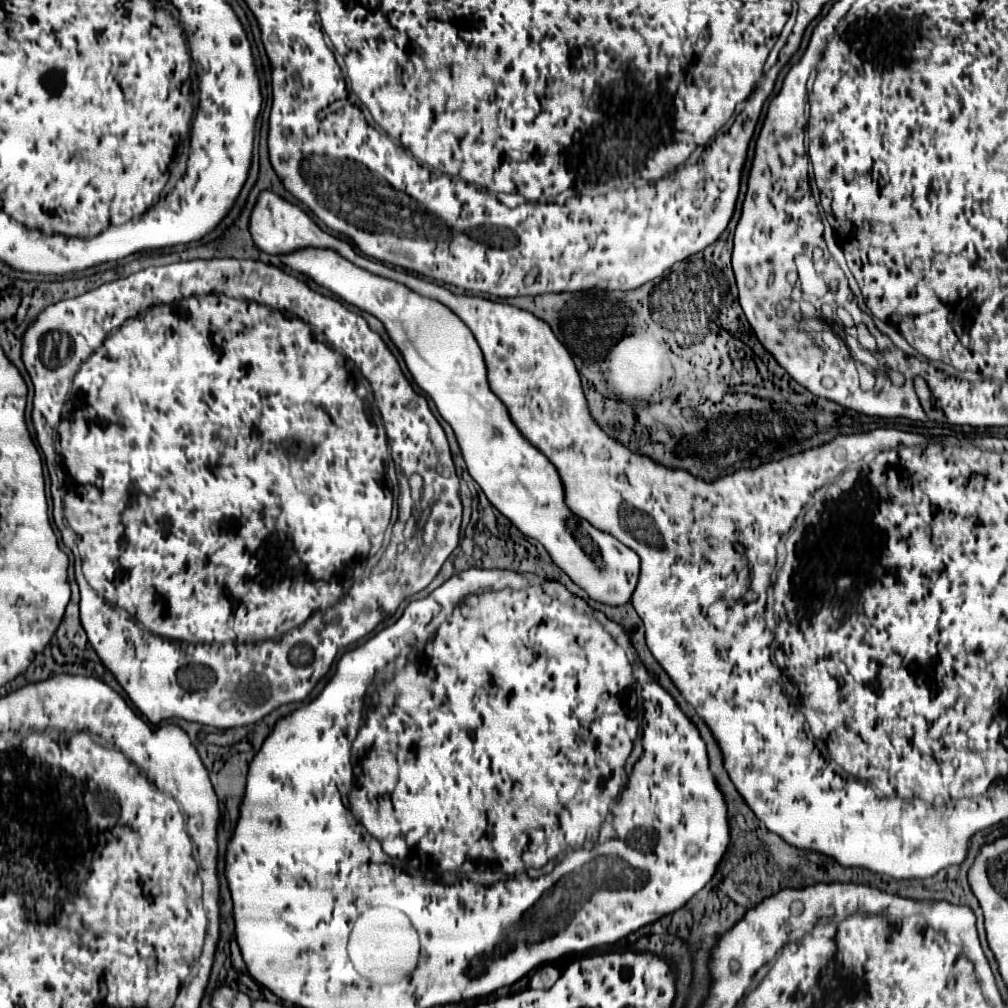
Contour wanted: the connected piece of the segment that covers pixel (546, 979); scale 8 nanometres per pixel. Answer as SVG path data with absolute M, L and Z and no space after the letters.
M543 966L539 968L533 976L531 976L531 988L533 990L549 990L557 980L559 980L561 972L555 966Z

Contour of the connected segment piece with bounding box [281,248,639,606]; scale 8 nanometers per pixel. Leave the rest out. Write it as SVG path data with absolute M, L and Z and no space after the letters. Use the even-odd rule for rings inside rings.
M305 248L303 252L281 256L281 260L331 290L347 304L373 314L385 324L413 380L433 398L439 414L451 424L471 478L503 516L525 536L539 540L553 562L565 570L589 598L609 606L621 606L631 598L639 578L639 556L611 534L593 528L587 520L579 520L569 512L563 504L563 484L555 466L519 434L503 402L489 390L481 348L459 316L445 304L419 296L395 280L351 266L349 260L343 260L331 250ZM585 538L589 538L589 546L583 544Z

